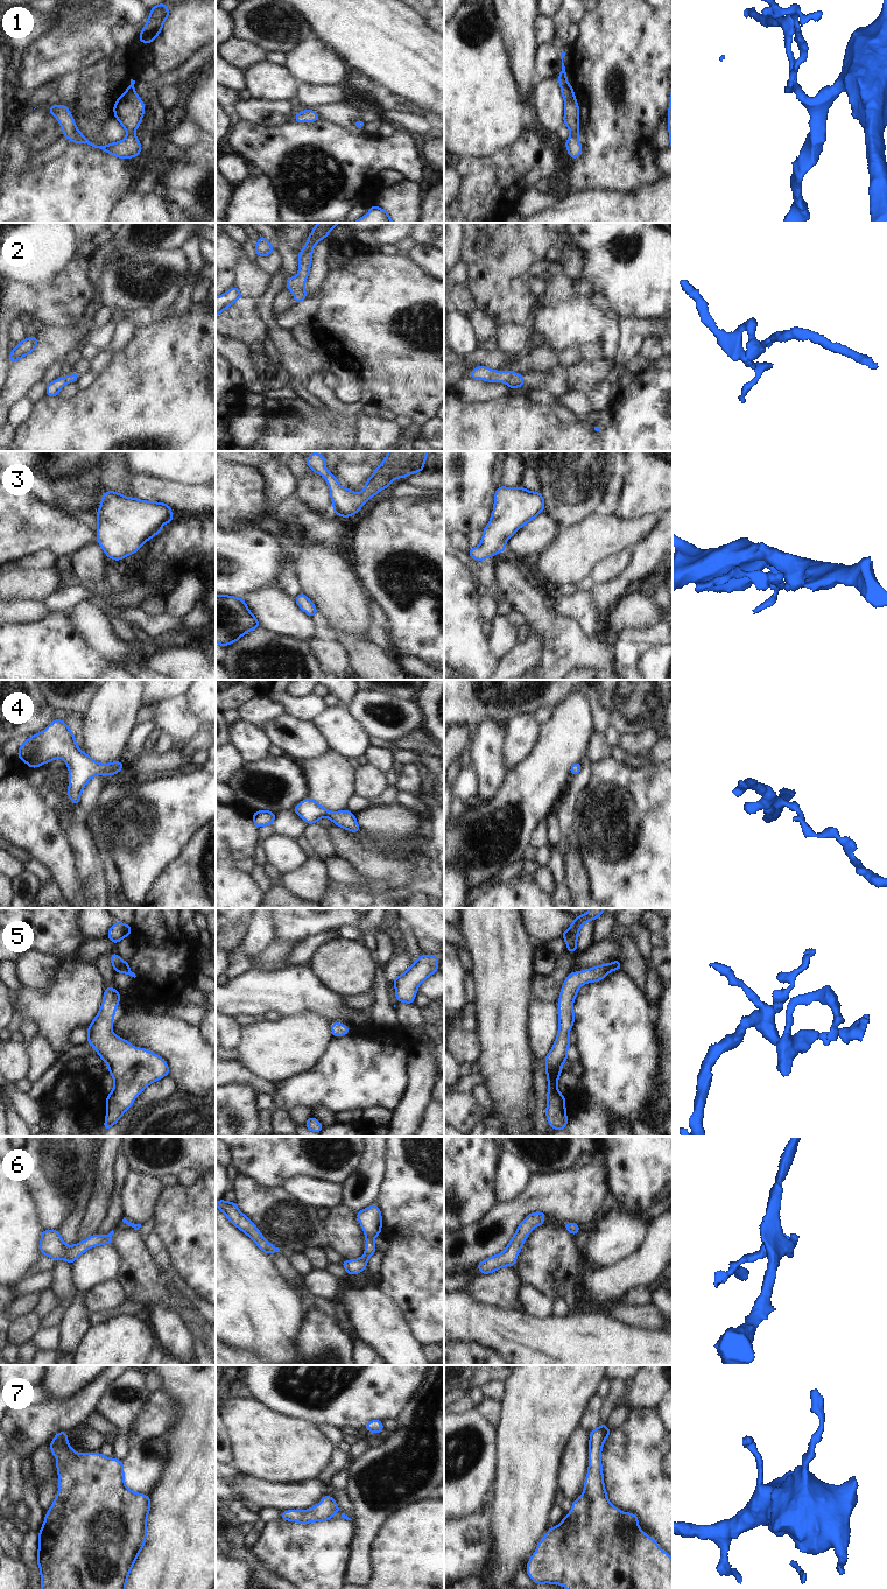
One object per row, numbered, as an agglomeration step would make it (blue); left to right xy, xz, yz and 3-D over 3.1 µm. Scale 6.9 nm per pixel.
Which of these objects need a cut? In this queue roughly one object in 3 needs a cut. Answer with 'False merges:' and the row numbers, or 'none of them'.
False merges: none of them

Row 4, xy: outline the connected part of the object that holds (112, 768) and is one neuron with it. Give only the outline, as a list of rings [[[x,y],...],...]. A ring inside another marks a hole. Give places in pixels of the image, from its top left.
[[[57,718],[44,731],[20,745],[17,758],[33,768],[63,758],[70,772],[68,796],[77,806],[82,790],[91,778],[100,774],[114,775],[124,768],[120,760],[104,765],[91,759],[78,748],[69,726]]]

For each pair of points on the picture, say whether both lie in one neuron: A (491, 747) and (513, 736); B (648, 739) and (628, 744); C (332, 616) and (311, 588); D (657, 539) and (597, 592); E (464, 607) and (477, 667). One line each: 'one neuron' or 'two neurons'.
A: two neurons
B: one neuron
C: one neuron
D: one neuron
E: one neuron

